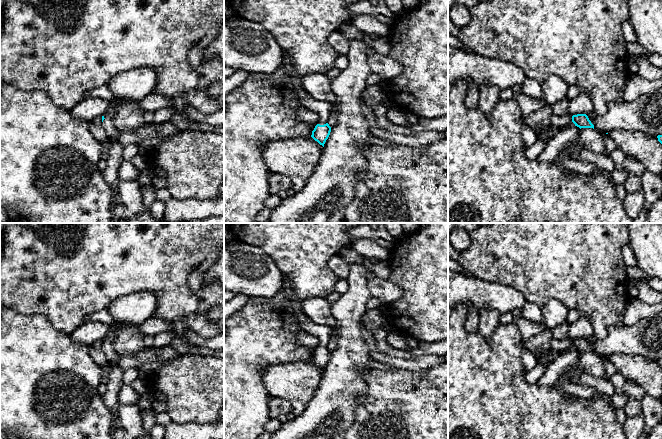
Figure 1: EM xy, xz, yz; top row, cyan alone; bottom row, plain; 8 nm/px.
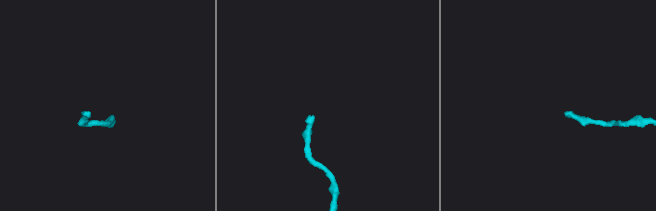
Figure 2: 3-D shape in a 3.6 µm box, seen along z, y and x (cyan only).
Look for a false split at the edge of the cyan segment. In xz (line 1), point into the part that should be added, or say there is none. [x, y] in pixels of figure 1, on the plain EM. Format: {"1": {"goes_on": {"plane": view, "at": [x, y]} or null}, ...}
{"1": {"goes_on": {"plane": "xz", "at": [322, 332]}}}

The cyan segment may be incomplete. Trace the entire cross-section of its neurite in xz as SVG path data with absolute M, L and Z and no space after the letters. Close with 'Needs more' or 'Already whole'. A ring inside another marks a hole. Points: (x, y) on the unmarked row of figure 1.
M288 279L283 281L283 292L284 295L291 300L291 306L297 313L297 317L303 331L319 338L319 346L312 355L311 361L324 371L324 368L331 356L331 351L329 350L328 346L330 344L329 338L332 328L314 323L304 313L302 304L294 299L294 290L290 280Z. Needs more

